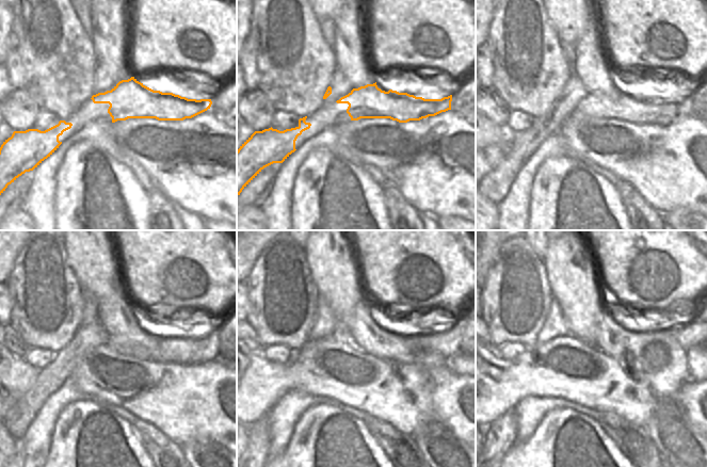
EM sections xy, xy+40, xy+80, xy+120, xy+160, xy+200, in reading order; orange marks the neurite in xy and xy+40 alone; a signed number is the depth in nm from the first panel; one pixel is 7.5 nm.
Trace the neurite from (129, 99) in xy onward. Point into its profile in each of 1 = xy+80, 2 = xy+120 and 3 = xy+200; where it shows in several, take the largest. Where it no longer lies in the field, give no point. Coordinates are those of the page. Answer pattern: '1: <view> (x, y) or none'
1: xy+80 (653, 109)
2: xy+120 (186, 348)
3: xy+200 (692, 333)

